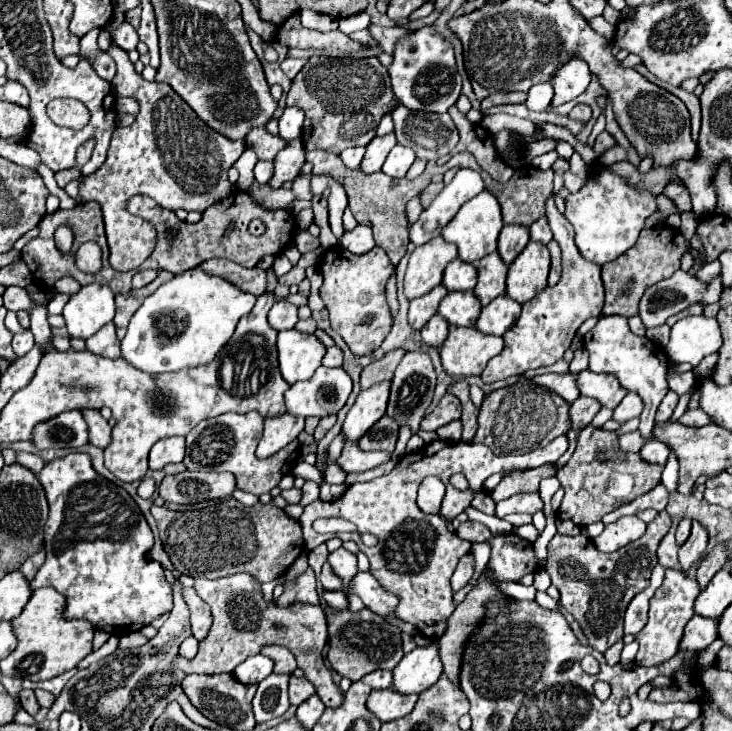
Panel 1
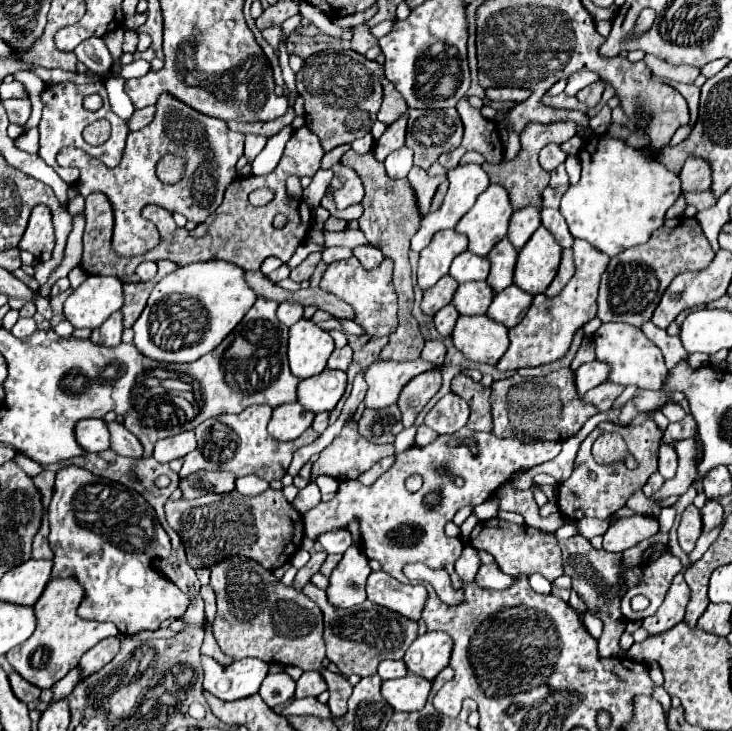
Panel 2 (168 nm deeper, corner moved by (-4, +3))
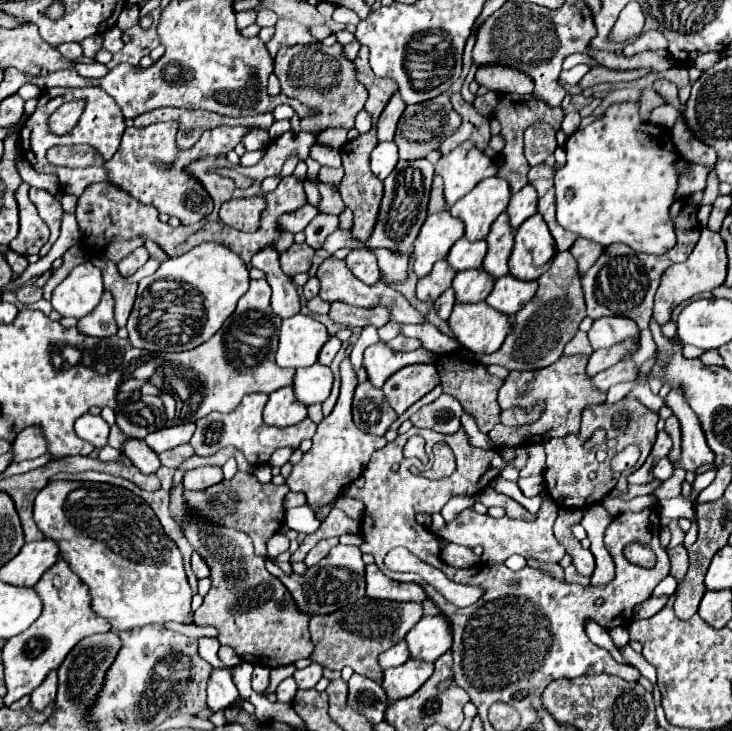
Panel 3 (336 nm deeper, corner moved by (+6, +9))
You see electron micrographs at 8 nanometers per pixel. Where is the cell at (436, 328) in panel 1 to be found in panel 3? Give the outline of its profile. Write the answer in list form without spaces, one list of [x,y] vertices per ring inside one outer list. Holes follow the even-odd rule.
[[[450,287],[450,289],[446,289],[446,291],[434,301],[434,307],[436,307],[436,311],[438,311],[438,315],[440,315],[442,319],[448,319],[450,313],[452,313],[454,303],[456,303],[456,295],[454,295],[454,291],[452,291],[452,287]]]

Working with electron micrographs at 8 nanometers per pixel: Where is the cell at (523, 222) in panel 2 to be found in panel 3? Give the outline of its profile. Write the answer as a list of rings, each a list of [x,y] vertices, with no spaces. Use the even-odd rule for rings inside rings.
[[[526,185],[520,189],[520,193],[514,193],[506,209],[506,213],[510,215],[510,225],[518,229],[532,213],[536,213],[536,205],[538,205],[538,193],[532,185]]]

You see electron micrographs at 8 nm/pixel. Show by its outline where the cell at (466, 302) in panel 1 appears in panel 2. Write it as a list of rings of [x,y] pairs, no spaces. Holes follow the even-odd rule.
[[[486,281],[462,283],[458,285],[452,303],[460,315],[484,315],[492,303],[492,297],[494,293]]]

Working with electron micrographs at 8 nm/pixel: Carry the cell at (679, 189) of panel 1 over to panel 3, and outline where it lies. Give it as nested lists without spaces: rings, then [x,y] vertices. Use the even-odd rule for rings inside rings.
[[[684,115],[678,117],[670,135],[672,135],[672,141],[674,141],[676,149],[680,151],[682,159],[686,159],[690,163],[708,165],[708,167],[712,167],[716,163],[716,153],[712,151],[712,147],[700,143],[700,139],[696,139],[692,135],[692,131],[688,131],[688,125],[684,123]]]

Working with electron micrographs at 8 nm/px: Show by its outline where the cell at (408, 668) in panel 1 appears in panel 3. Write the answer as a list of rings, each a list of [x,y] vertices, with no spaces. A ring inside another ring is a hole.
[[[440,613],[432,617],[426,615],[408,631],[406,641],[410,657],[434,663],[452,647],[452,627],[448,627],[448,621]]]

